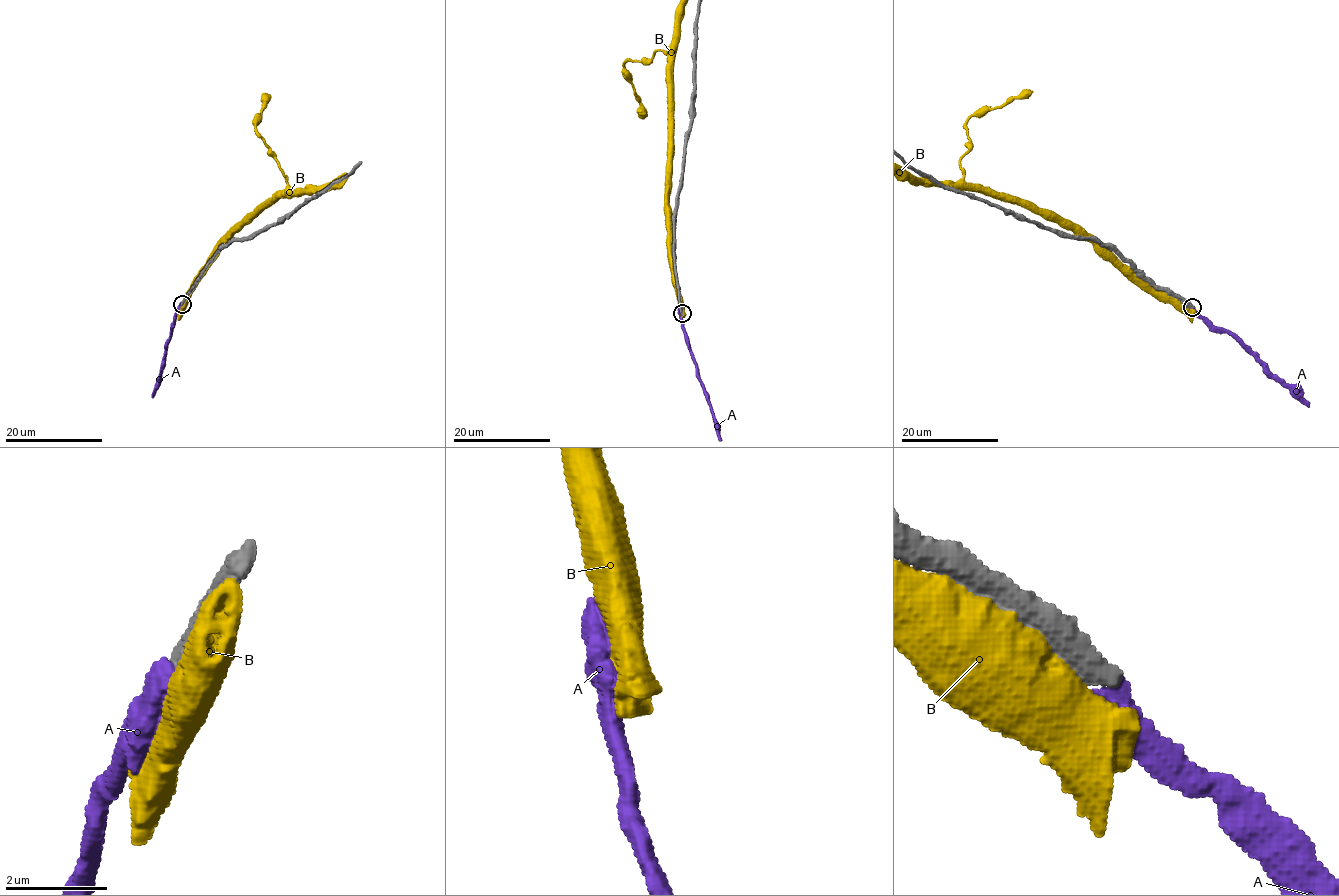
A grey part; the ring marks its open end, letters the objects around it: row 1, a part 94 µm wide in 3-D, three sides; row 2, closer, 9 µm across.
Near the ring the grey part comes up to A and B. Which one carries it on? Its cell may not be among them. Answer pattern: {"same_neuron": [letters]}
{"same_neuron": []}

